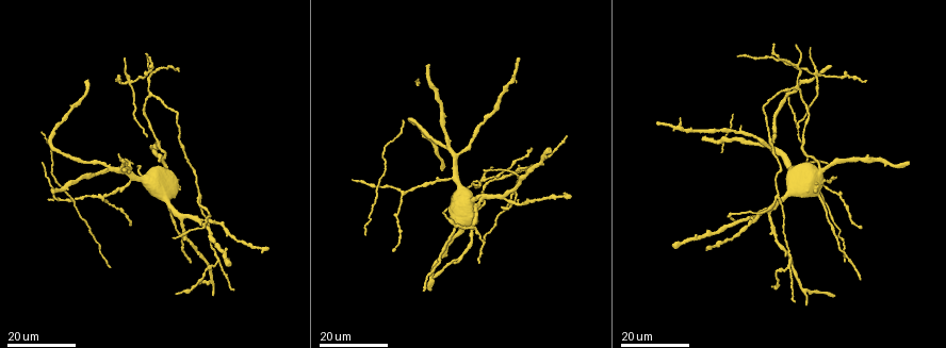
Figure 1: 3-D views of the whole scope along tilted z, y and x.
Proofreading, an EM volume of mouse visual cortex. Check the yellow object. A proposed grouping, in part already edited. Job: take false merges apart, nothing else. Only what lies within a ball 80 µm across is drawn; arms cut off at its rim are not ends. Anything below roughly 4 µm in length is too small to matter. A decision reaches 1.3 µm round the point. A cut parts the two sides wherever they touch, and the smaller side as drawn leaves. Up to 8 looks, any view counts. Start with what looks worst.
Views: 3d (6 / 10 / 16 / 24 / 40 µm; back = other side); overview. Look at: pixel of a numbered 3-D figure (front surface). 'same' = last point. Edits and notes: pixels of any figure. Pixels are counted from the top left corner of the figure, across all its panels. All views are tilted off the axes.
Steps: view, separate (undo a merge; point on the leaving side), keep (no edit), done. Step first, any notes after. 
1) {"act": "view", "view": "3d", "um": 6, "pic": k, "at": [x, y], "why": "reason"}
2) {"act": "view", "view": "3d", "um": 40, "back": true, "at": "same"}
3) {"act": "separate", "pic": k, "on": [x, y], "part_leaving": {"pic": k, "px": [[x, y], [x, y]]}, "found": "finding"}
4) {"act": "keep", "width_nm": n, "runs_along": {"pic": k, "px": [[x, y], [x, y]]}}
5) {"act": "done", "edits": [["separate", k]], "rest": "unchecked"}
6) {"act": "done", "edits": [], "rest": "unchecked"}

{"act": "view", "view": "3d", "um": 24, "pic": 1, "at": [129, 86], "why": "four arms meet"}

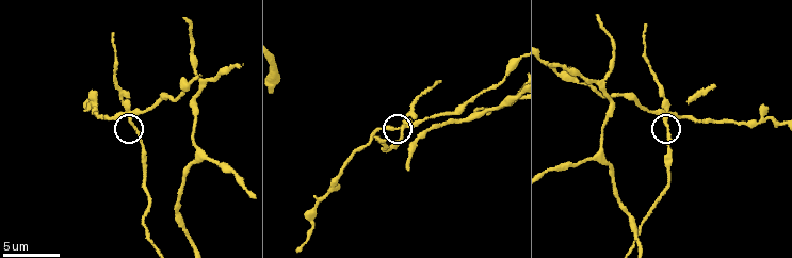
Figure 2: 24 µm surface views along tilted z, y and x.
{"act": "view", "view": "3d", "um": 6, "pic": 2, "at": [129, 120]}

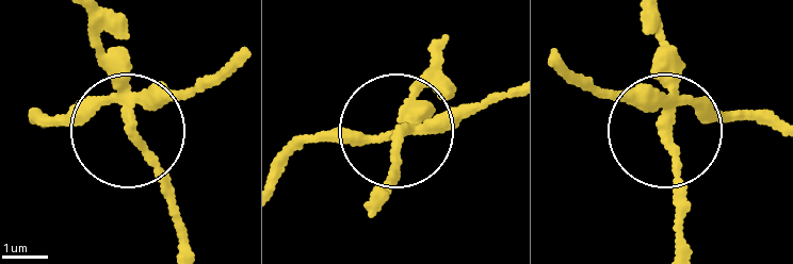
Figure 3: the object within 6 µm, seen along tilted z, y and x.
{"act": "separate", "pic": 3, "on": [127, 36], "side_arm_um": 18, "part_leaving": {"pic": 3, "px": [[123, 98], [164, 182], [174, 238]]}, "found": "a second neuron is stuck on"}

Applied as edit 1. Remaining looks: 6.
{"act": "view", "view": "3d", "um": 10, "pic": 2, "at": [600, 155], "why": "three arms meet"}

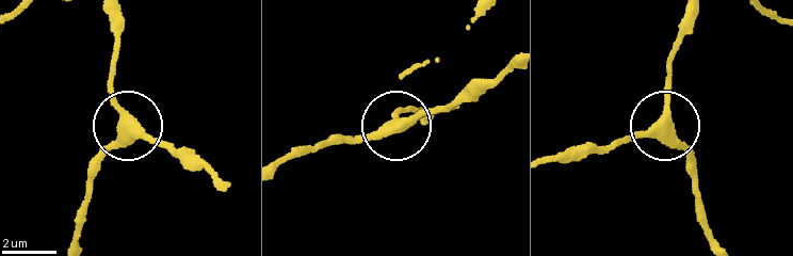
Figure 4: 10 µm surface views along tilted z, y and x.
{"act": "view", "view": "3d", "um": 6, "pic": 4, "at": [132, 120]}

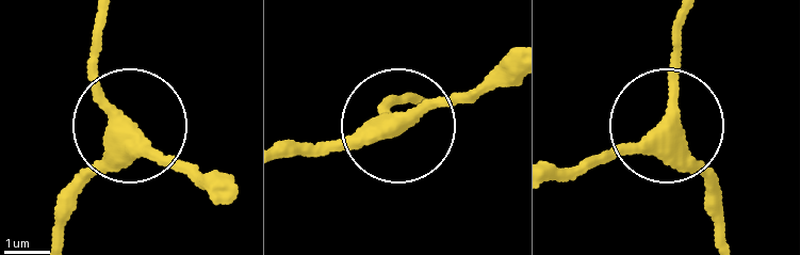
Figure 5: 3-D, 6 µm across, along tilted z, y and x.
{"act": "keep", "runs_along": {"pic": 5, "px": [[725, 237], [719, 185], [669, 121], [678, 17]]}, "found": "one neuron here"}

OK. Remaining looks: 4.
{"act": "view", "view": "3d", "um": 16, "pic": 2, "at": [477, 97], "why": "three arms meet"}

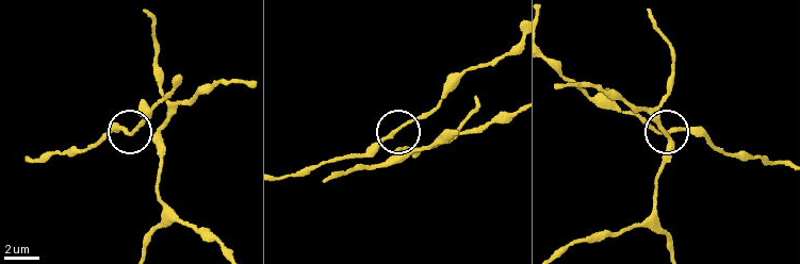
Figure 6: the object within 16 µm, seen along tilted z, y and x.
{"act": "keep", "arms": 3, "found": "one neuron here"}

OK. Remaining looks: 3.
{"act": "view", "view": "3d", "um": 16, "pic": 1, "at": [198, 197]}

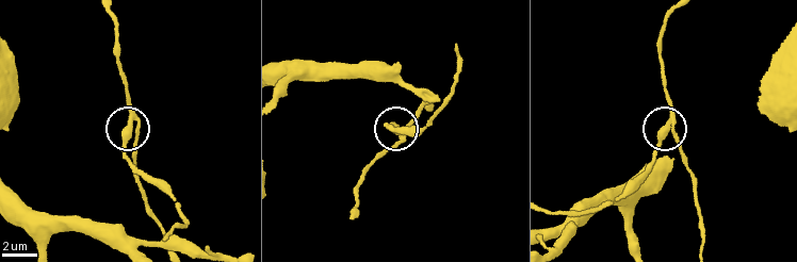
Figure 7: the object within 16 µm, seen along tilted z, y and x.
{"act": "view", "view": "3d", "um": 10, "pic": 7, "at": [670, 128]}

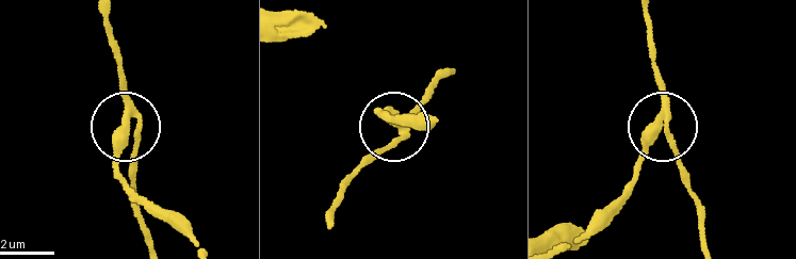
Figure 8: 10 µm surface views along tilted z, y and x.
{"act": "keep", "runs_along": {"pic": 8, "px": [[107, 11], [125, 106], [117, 164], [125, 191]]}, "found": "continuous, no second neuron"}

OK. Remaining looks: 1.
{"act": "done", "edits": [["separate", 3]], "rest": "unchecked"}

